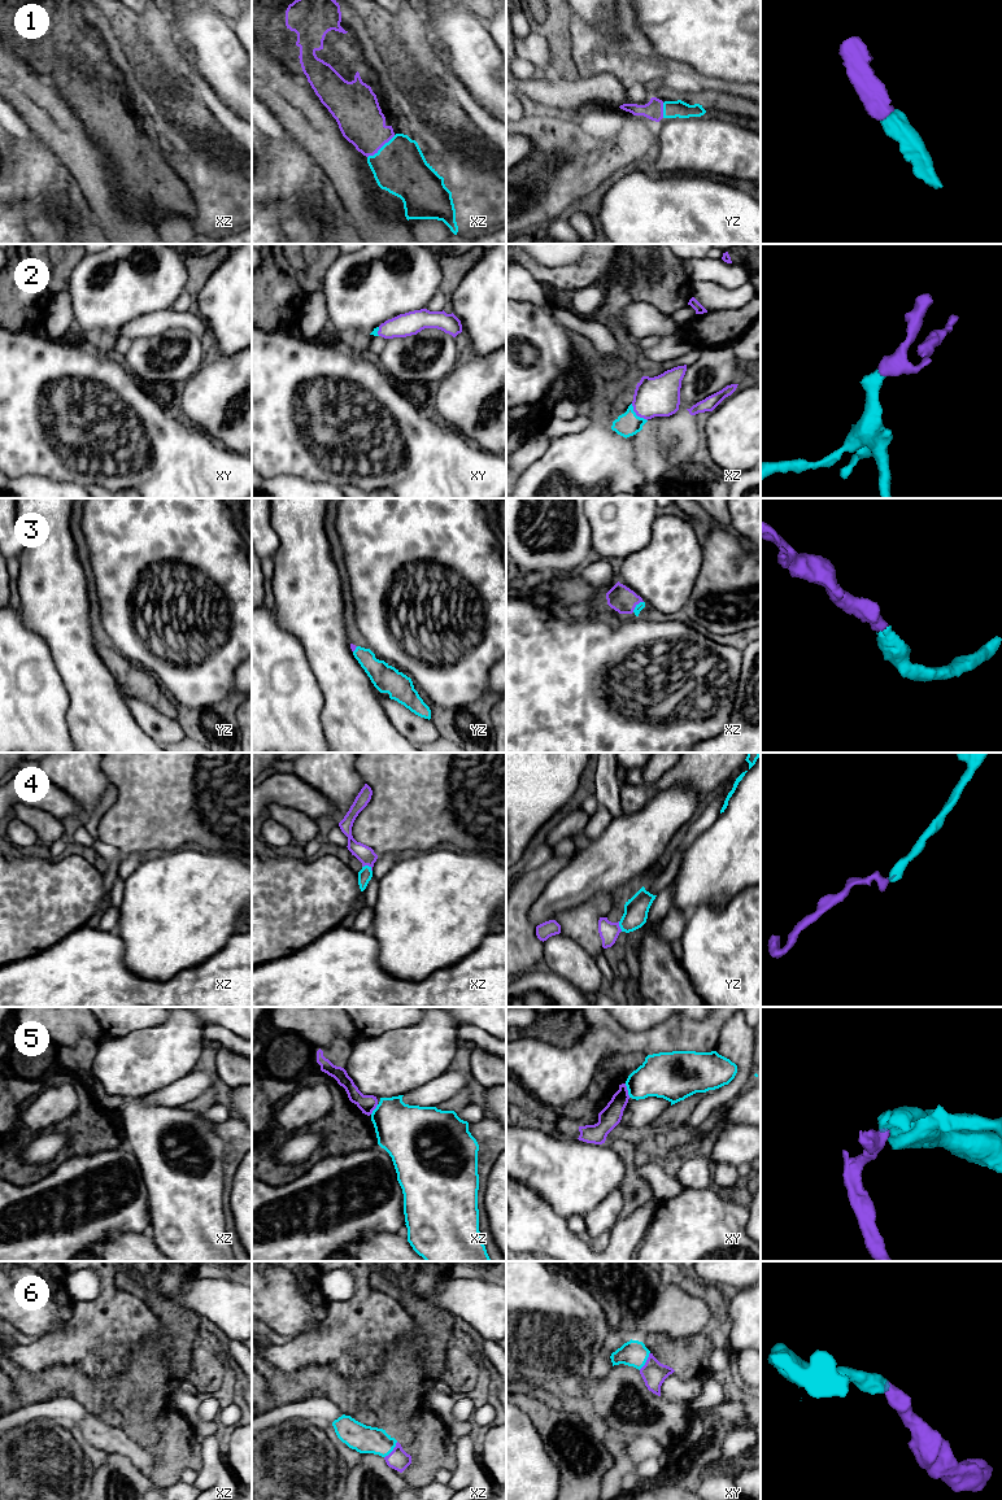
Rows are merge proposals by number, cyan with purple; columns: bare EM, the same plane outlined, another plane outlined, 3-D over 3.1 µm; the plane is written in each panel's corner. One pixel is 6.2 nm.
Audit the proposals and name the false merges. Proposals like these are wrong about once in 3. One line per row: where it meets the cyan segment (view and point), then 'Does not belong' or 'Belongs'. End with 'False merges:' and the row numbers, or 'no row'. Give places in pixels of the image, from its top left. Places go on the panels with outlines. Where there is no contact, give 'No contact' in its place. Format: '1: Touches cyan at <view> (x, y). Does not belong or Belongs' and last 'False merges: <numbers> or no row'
1: Touches cyan at xz (382, 147). Belongs
2: Touches cyan at xz (635, 414). Belongs
3: Touches cyan at xz (636, 606). Belongs
4: Touches cyan at xz (367, 866). Belongs
5: Touches cyan at xy (627, 1089). Does not belong
6: Touches cyan at xz (392, 1450). Belongs
False merges: 5

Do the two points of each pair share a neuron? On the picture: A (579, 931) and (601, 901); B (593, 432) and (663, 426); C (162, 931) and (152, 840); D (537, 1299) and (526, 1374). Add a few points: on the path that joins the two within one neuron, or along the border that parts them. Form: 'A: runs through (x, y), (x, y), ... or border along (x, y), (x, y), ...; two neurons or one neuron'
A: runs through (580, 923), (595, 908); one neuron
B: border along (641, 430), (647, 444), (654, 452); two neurons
C: border along (196, 846), (182, 846), (166, 853); two neurons
D: runs through (527, 1317), (527, 1356); one neuron

